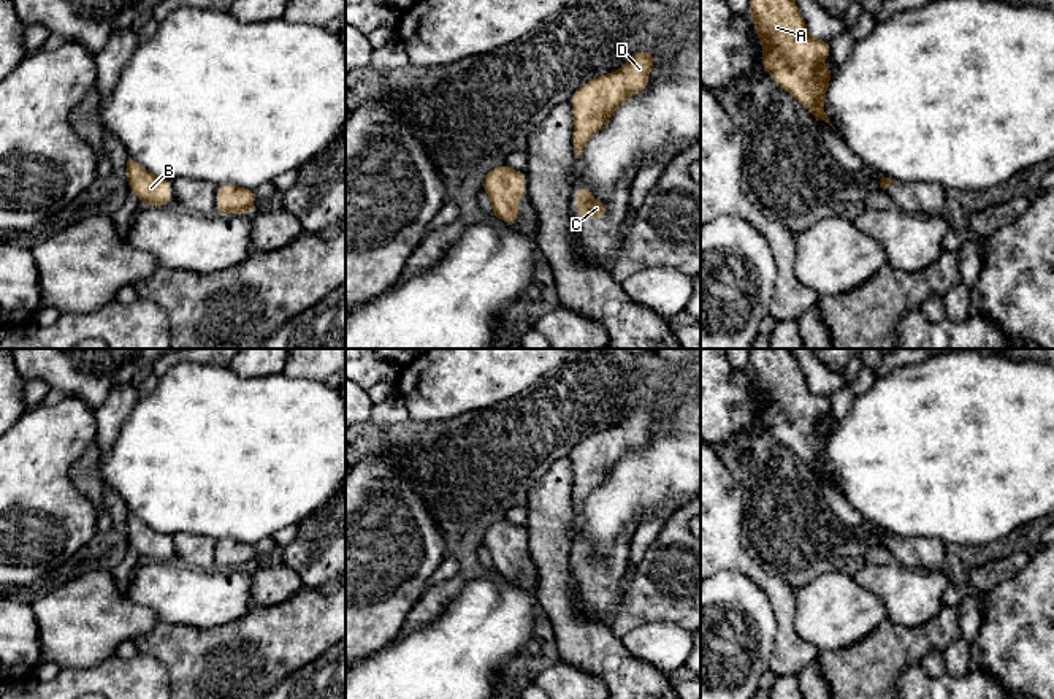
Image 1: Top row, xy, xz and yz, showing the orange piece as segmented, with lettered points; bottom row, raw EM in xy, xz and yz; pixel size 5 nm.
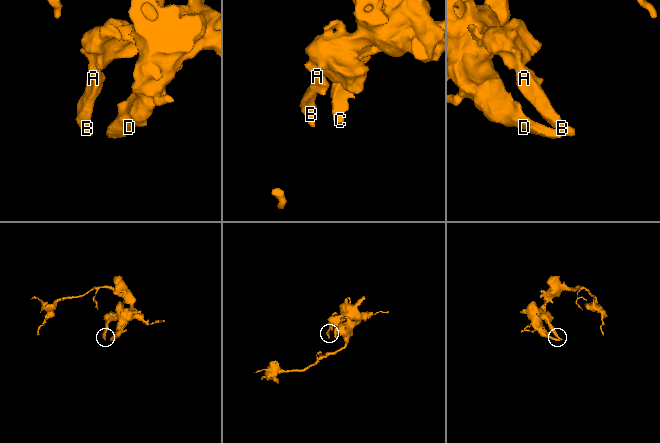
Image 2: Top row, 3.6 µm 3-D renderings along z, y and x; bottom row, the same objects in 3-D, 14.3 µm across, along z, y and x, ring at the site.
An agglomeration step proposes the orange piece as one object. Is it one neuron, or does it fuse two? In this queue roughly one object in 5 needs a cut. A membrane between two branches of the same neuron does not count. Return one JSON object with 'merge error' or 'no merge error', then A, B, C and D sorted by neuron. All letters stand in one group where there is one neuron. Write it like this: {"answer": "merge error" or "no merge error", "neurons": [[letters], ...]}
{"answer": "no merge error", "neurons": [["A", "B", "C", "D"]]}

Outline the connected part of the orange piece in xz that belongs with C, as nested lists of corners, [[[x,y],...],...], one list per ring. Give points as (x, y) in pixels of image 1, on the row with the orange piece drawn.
[[[579,185],[575,189],[575,209],[579,211],[579,217],[585,219],[598,219],[609,214],[609,204],[596,200],[586,187]]]

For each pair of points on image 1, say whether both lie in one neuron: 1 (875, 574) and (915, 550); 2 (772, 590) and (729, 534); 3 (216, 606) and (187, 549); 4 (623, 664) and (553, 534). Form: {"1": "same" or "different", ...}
{"1": "different", "2": "same", "3": "different", "4": "same"}

